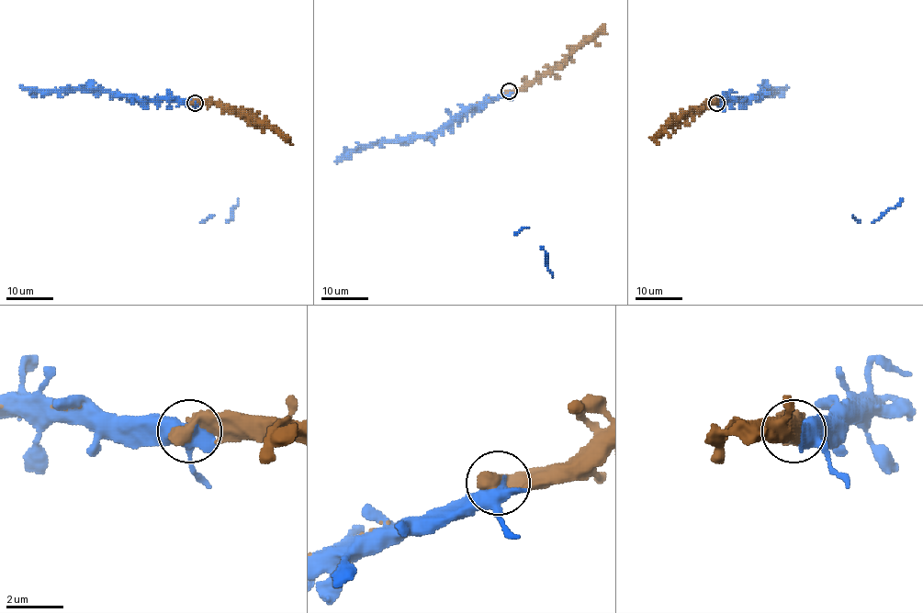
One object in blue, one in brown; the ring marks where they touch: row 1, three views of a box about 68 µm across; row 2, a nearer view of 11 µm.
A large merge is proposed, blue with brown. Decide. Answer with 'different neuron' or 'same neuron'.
same neuron

